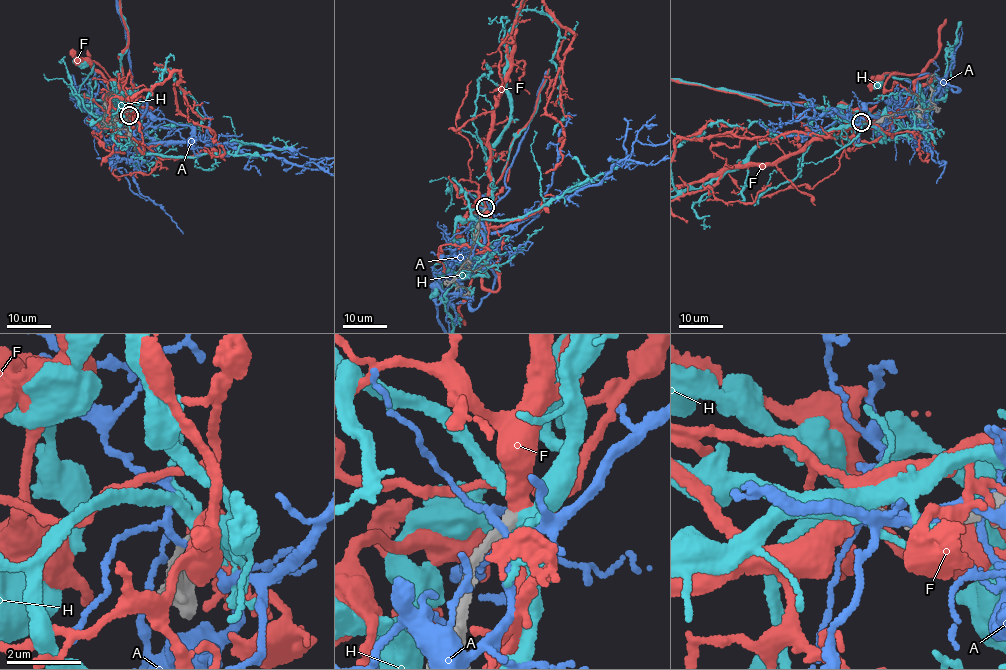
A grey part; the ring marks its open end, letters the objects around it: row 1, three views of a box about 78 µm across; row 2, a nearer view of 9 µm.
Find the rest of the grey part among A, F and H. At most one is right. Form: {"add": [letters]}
{"add": ["F"]}

